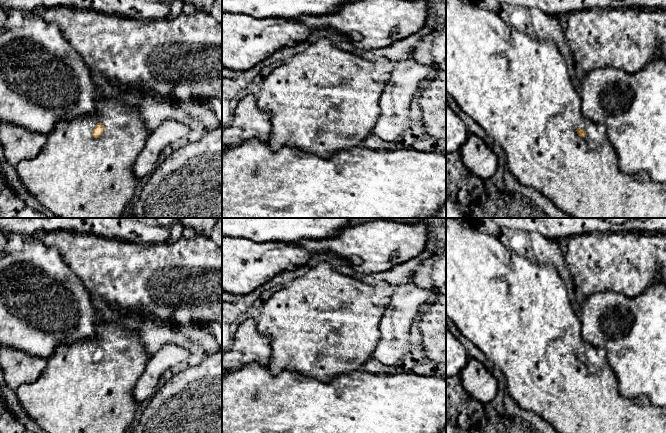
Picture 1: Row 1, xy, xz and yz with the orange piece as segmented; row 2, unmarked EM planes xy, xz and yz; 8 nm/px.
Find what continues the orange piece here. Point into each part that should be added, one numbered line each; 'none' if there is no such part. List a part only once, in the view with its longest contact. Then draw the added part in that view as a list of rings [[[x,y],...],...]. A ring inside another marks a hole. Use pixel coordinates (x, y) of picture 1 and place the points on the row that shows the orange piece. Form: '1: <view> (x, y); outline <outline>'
1: xy (75, 175); outline [[[101,96],[96,101],[93,114],[58,122],[54,130],[47,134],[47,141],[39,154],[21,161],[15,168],[27,191],[56,218],[123,218],[140,184],[133,165],[150,134],[138,107]],[[97,123],[102,123],[105,130],[99,138],[94,138],[92,131]]]

